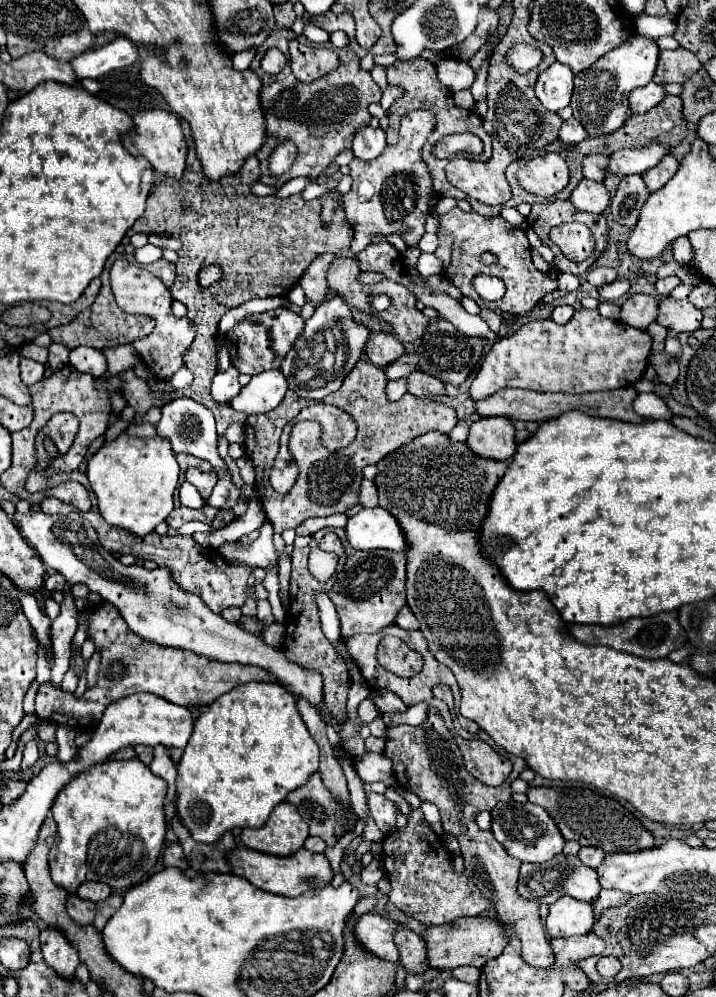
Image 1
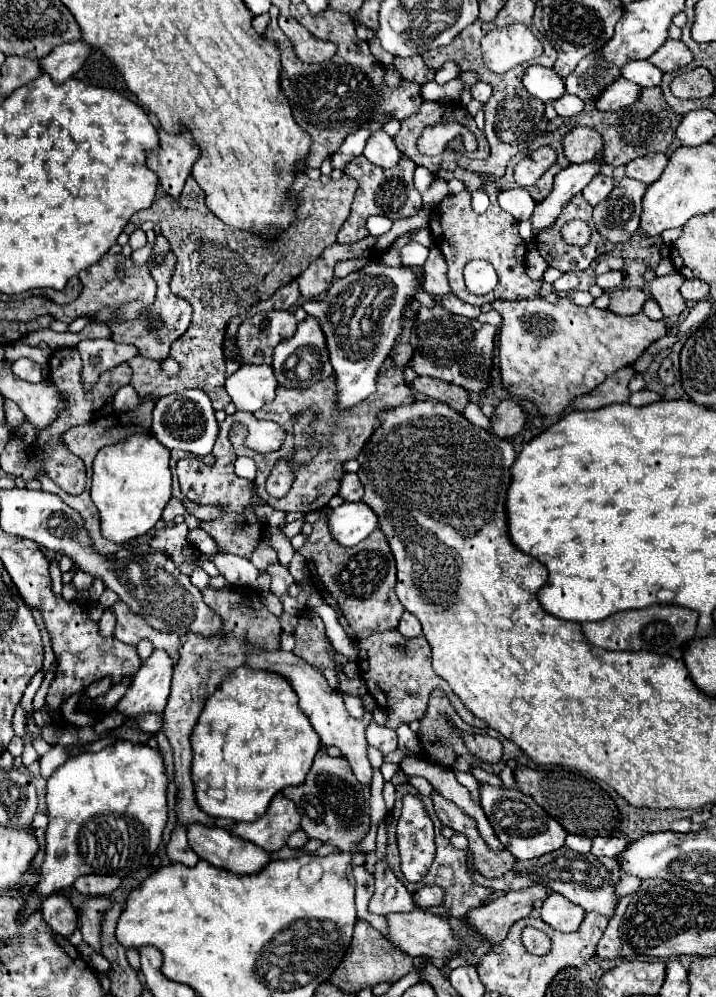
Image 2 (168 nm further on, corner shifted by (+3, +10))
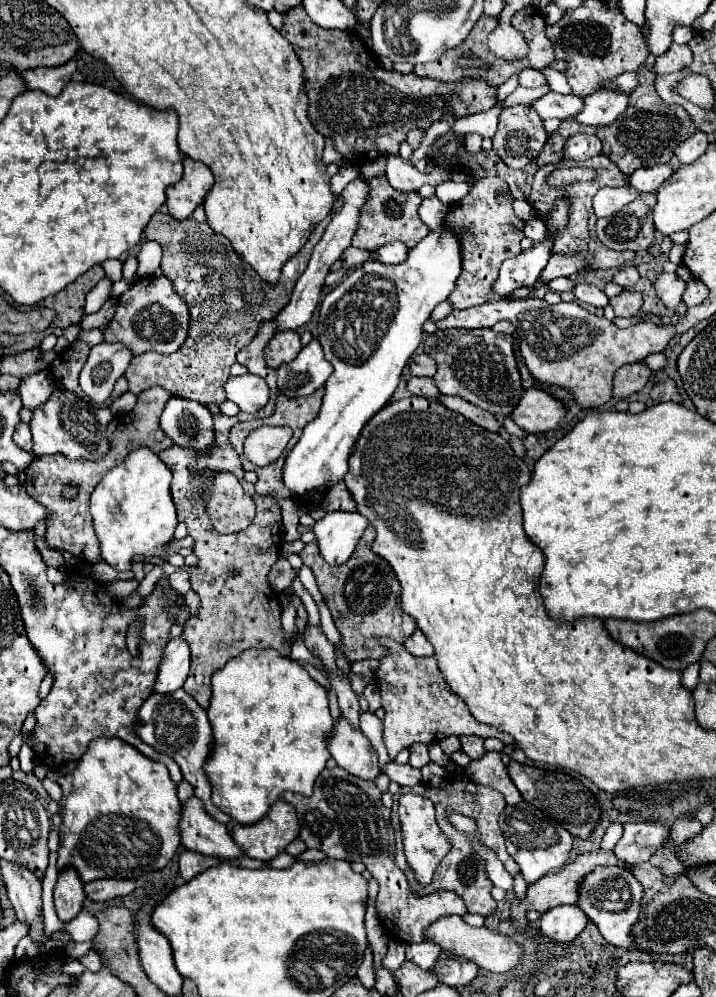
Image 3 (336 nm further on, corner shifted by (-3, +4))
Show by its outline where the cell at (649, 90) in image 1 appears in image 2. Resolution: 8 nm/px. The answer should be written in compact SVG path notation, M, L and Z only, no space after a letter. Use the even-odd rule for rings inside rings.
M620 77L600 93L600 97L594 101L594 109L598 109L598 111L618 111L618 109L634 103L638 99L640 91L642 89L638 85Z

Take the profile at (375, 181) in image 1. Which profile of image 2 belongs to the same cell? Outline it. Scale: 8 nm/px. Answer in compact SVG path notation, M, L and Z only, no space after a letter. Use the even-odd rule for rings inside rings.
M362 155L356 157L352 163L348 163L346 173L350 177L354 177L360 183L360 187L354 197L350 217L338 231L338 243L356 243L356 241L364 239L366 237L366 219L372 215L386 215L392 221L398 221L404 217L414 217L422 207L422 197L414 187L414 169L416 169L416 165L408 157L402 157L402 161L394 169L384 169L384 171L380 171L380 167L372 165Z

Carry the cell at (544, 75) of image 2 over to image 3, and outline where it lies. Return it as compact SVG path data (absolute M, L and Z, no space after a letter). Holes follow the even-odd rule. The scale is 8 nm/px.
M524 69L522 73L520 73L520 85L522 87L542 87L542 85L546 85L548 81L546 81L546 77L544 77L544 73L540 73L540 71L536 71L536 69Z

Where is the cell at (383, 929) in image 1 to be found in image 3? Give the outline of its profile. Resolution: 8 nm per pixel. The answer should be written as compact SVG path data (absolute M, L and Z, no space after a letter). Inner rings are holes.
M450 915L448 919L436 919L436 923L432 923L432 927L428 927L426 931L426 941L440 945L442 951L452 957L472 961L478 967L494 971L494 973L504 973L516 967L522 959L522 949L514 941L510 941L506 935L490 931L488 927L470 927L458 915Z

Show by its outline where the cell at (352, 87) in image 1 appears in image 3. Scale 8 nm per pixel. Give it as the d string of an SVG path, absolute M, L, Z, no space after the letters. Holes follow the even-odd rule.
M298 5L284 15L284 25L280 35L290 41L294 53L298 55L304 67L304 89L308 93L308 117L318 133L332 139L334 149L352 165L366 165L380 155L398 153L398 145L406 139L406 133L414 127L428 129L432 121L440 119L446 113L454 113L456 117L472 115L478 111L488 111L496 103L496 89L490 87L482 79L464 79L458 83L444 83L436 79L418 77L416 73L396 73L384 69L376 55L364 45L364 41L354 31L338 31L338 29L322 29L316 27L304 15L304 7Z

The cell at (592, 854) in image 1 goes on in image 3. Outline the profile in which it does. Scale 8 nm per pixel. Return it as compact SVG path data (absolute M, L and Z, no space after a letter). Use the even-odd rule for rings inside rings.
M628 823L624 825L624 835L612 849L618 861L624 863L644 863L648 857L662 847L668 839L670 829L660 823Z

